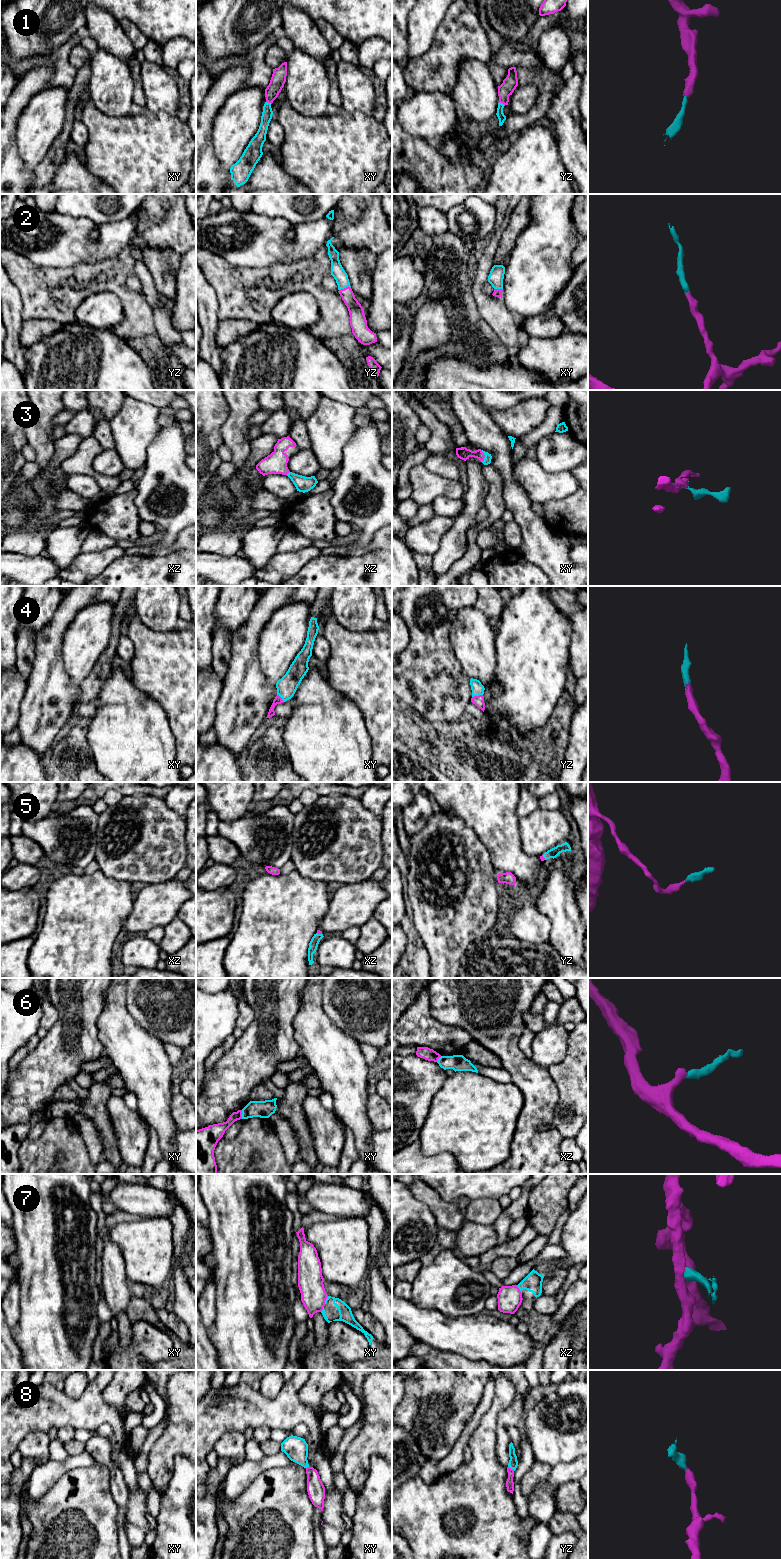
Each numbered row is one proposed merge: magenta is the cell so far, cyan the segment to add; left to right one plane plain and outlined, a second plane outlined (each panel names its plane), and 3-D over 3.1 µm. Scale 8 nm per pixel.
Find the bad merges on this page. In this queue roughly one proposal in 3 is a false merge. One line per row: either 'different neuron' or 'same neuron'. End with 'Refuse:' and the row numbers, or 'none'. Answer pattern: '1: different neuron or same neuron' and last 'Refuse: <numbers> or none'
1: same neuron
2: same neuron
3: same neuron
4: same neuron
5: same neuron
6: different neuron
7: different neuron
8: same neuron
Refuse: 6, 7

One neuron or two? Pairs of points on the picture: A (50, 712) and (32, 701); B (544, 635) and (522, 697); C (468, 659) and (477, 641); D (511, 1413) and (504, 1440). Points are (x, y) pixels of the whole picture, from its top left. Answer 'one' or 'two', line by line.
A: one
B: one
C: one
D: one

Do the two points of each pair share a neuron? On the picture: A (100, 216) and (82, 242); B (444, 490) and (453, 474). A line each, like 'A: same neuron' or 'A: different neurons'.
A: different neurons
B: different neurons

